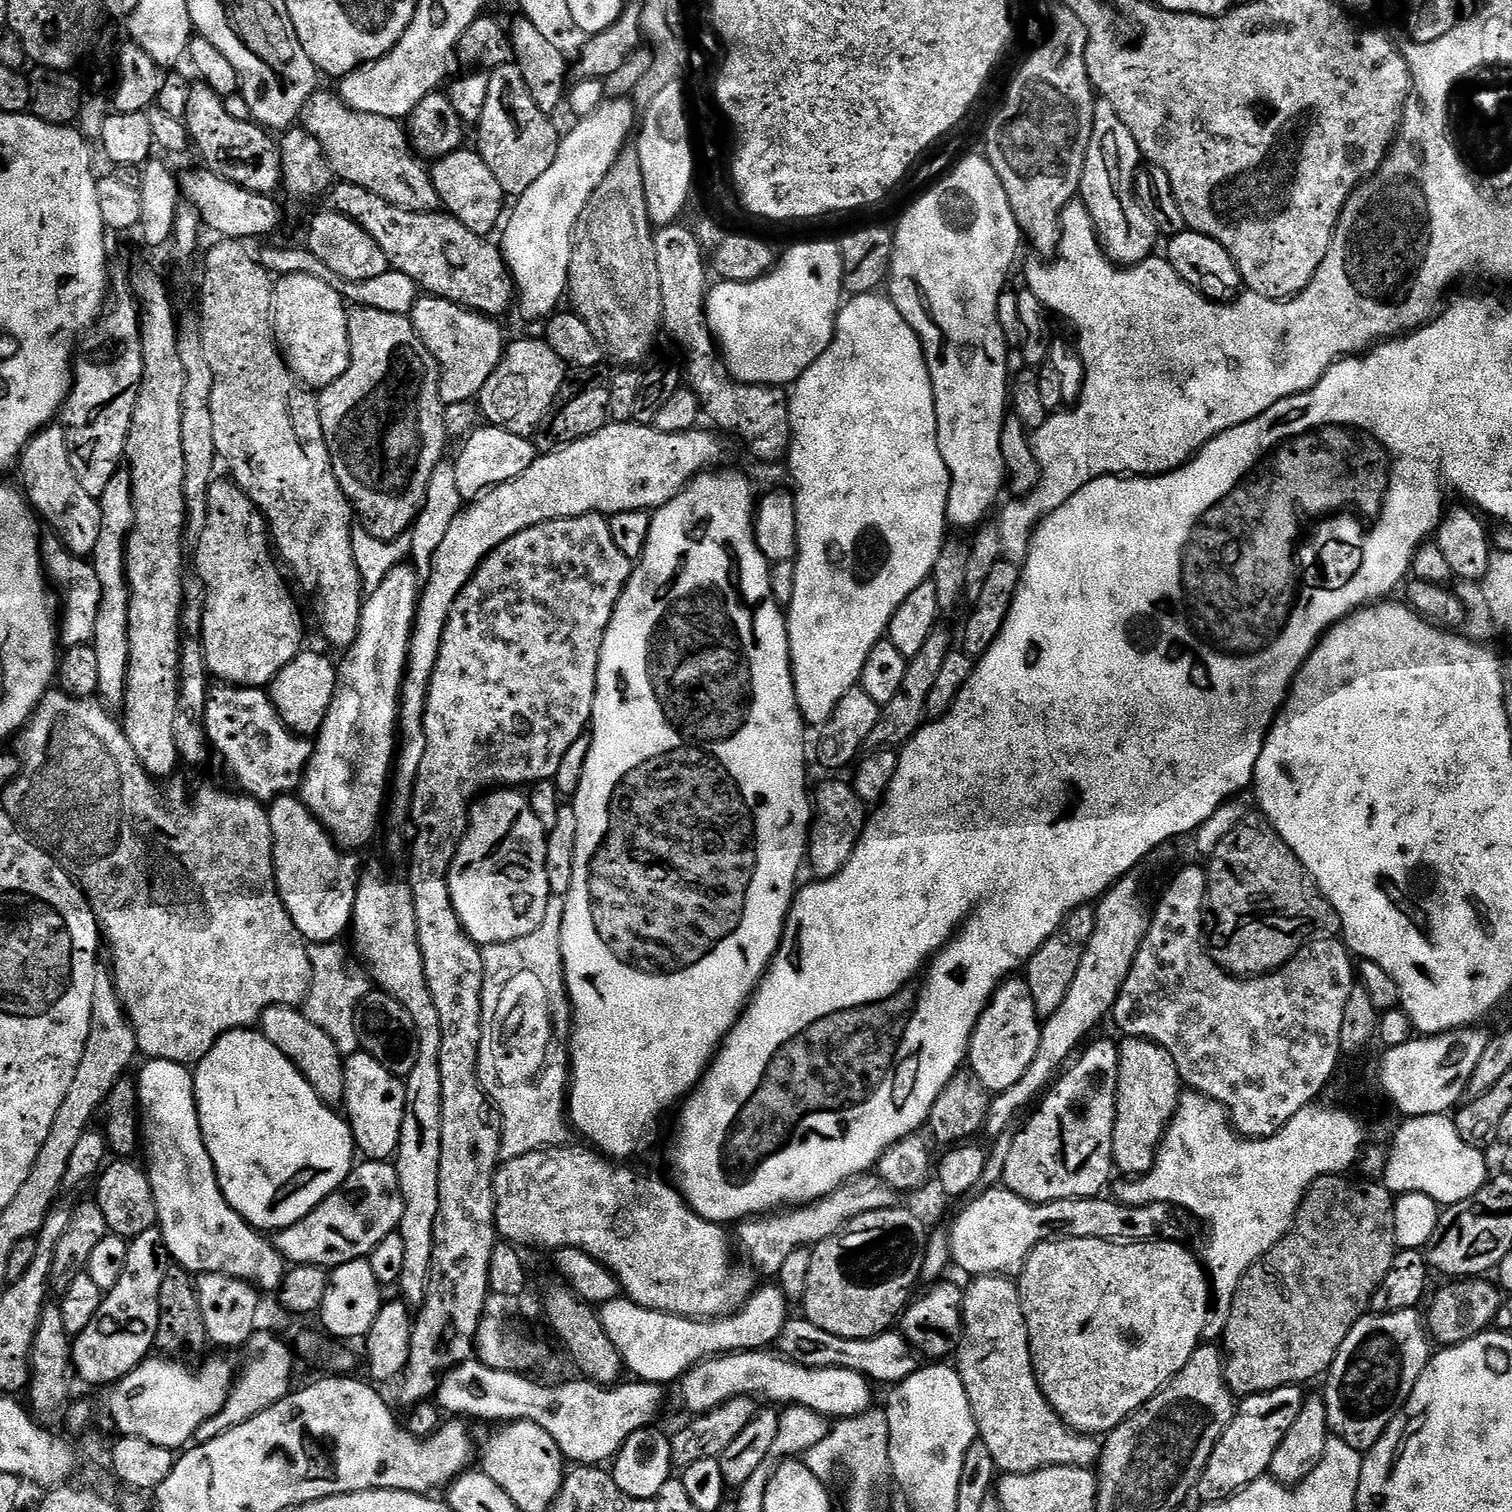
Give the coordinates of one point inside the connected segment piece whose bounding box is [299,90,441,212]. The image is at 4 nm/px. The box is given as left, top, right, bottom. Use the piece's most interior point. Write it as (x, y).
(366, 150)

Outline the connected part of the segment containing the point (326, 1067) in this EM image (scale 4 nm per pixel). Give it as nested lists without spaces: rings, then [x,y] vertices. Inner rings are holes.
[[[275,1004],[272,1008],[266,1009],[260,1015],[258,1028],[267,1040],[274,1042],[274,1046],[282,1050],[282,1054],[286,1054],[286,1058],[290,1058],[290,1062],[294,1062],[296,1069],[303,1074],[306,1082],[310,1082],[310,1086],[314,1086],[318,1098],[322,1098],[324,1104],[343,1105],[346,1090],[345,1057],[340,1055],[330,1035],[310,1022],[299,1007],[287,1004]]]

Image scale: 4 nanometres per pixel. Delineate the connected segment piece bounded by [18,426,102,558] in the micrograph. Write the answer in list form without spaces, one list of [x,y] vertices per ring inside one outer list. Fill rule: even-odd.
[[[45,426],[33,440],[24,447],[18,461],[18,473],[24,479],[22,491],[28,497],[29,504],[38,513],[39,519],[48,524],[53,533],[73,556],[91,557],[98,546],[98,536],[102,534],[102,510],[95,496],[86,494],[85,488],[74,474],[70,463],[68,433],[63,427]]]

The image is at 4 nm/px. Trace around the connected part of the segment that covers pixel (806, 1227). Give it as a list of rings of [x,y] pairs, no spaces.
[[[861,1174],[847,1180],[838,1190],[811,1204],[793,1207],[779,1214],[765,1214],[741,1220],[735,1225],[734,1240],[740,1243],[744,1256],[749,1265],[757,1273],[779,1277],[782,1262],[796,1248],[812,1248],[820,1244],[827,1236],[834,1236],[847,1229],[848,1221],[855,1216],[861,1216],[874,1210],[886,1210],[897,1207],[901,1203],[901,1193],[893,1191],[891,1185],[877,1174]]]

